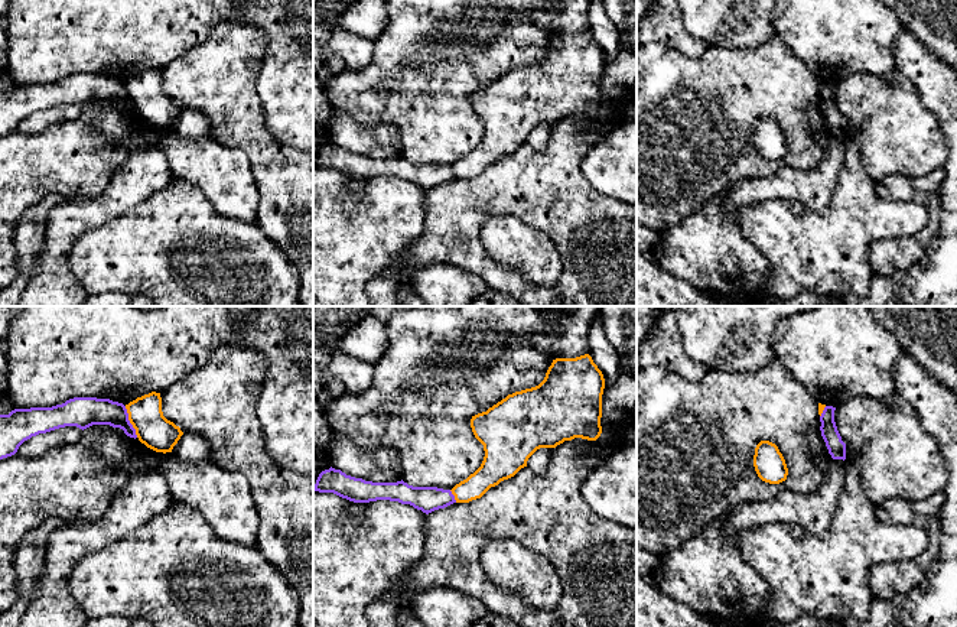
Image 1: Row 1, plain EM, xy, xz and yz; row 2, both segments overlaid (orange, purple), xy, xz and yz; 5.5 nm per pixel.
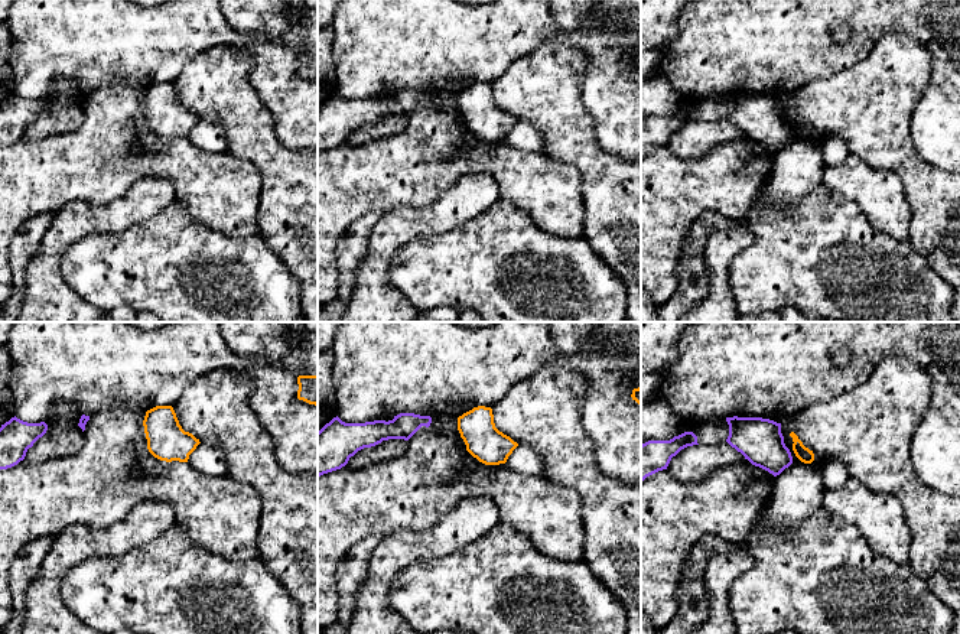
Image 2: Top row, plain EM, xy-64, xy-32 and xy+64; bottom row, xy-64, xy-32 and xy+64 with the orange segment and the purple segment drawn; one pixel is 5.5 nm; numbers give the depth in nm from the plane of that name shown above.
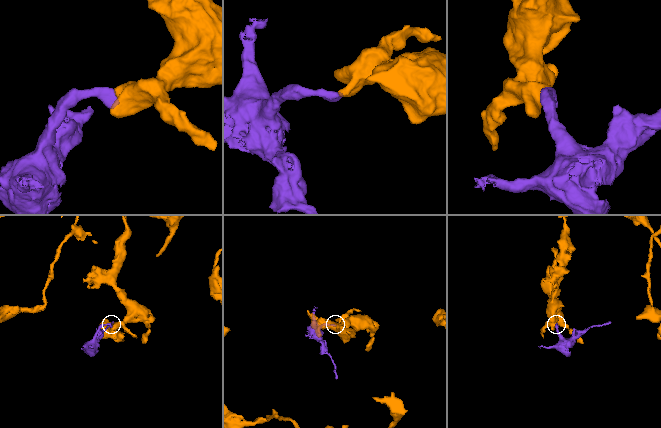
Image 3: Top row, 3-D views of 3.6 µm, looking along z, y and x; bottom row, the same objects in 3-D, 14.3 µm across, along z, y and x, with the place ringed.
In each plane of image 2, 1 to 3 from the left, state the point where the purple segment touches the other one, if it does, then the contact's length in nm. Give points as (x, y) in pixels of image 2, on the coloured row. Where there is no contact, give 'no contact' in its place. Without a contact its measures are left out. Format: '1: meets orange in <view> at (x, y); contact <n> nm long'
1: no contact
2: no contact
3: no contact

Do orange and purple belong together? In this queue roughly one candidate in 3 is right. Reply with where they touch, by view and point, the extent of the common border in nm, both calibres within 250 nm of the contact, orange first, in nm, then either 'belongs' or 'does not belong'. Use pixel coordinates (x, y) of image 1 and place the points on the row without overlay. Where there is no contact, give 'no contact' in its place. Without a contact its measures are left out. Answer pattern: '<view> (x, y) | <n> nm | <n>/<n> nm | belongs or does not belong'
xy (130, 98) | 190 nm | 190/160 nm | does not belong

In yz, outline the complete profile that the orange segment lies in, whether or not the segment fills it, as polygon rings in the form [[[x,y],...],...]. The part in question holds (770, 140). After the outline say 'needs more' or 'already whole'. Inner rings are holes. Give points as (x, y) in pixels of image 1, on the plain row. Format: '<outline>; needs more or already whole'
[[[761,117],[755,124],[753,143],[758,153],[769,160],[787,156],[788,144],[778,123],[769,117]]]; already whole

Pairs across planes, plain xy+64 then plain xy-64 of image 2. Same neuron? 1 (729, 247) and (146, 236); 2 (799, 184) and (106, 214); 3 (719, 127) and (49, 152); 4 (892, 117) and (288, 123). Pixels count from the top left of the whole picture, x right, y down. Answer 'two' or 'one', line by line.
1: two
2: one
3: two
4: two

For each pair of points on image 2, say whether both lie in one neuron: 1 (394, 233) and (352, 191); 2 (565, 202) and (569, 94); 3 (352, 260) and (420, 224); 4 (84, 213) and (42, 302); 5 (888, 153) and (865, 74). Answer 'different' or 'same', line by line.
1: different
2: different
3: different
4: same
5: same

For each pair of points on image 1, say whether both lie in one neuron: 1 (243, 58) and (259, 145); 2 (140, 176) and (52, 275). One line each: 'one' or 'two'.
1: one
2: one

